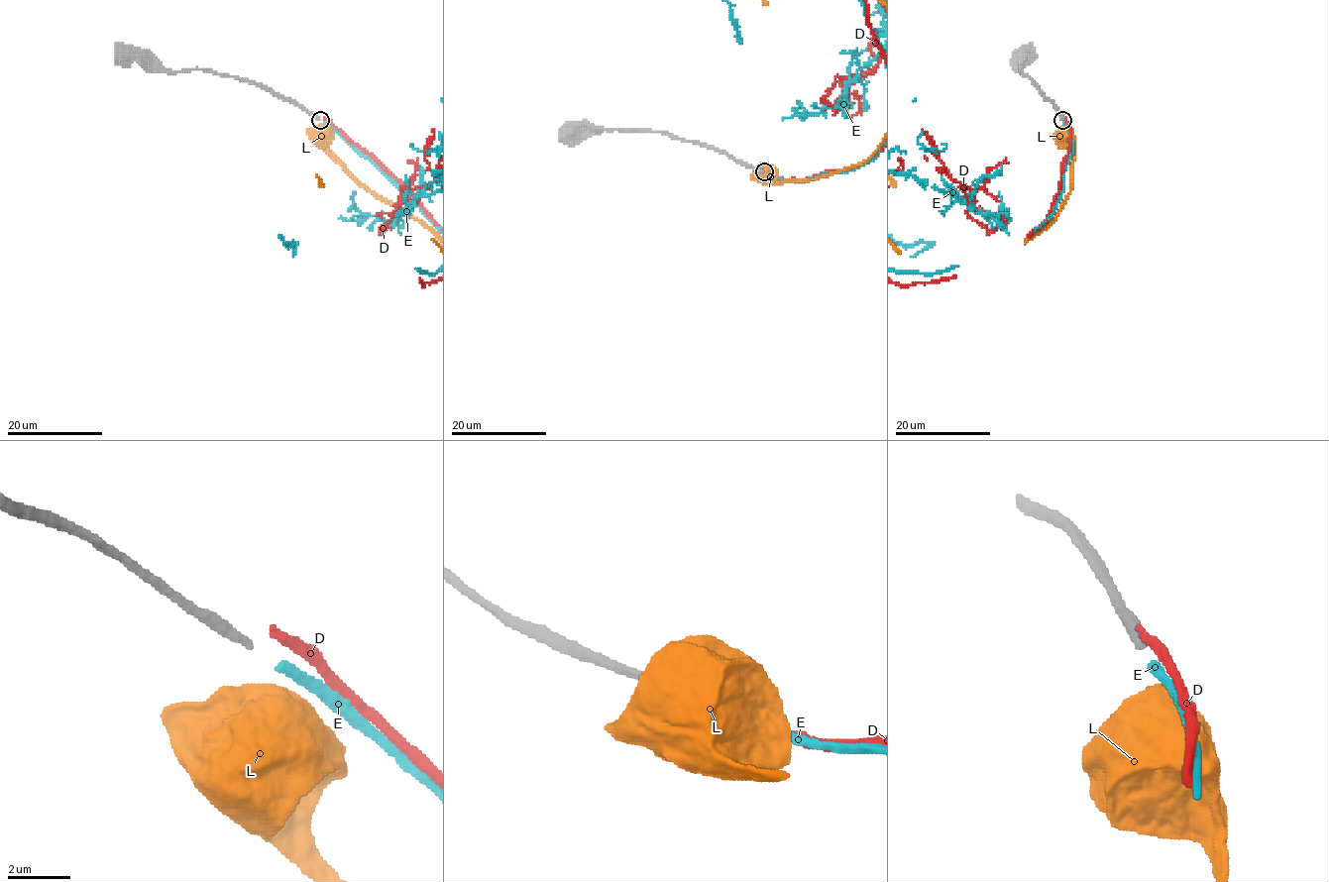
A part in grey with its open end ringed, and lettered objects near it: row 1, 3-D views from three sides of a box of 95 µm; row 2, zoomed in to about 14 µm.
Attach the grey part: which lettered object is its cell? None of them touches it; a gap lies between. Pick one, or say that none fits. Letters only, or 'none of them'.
E

